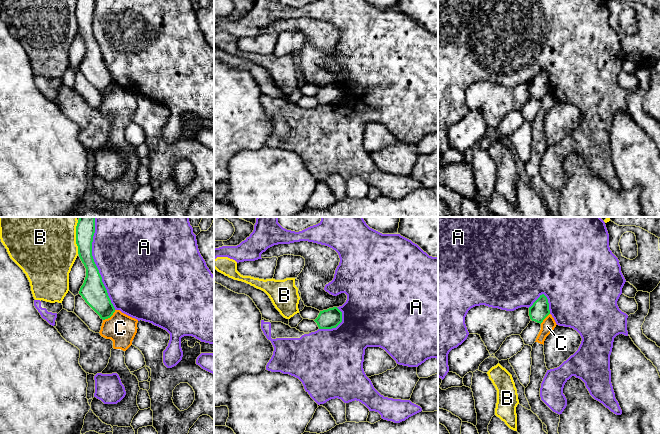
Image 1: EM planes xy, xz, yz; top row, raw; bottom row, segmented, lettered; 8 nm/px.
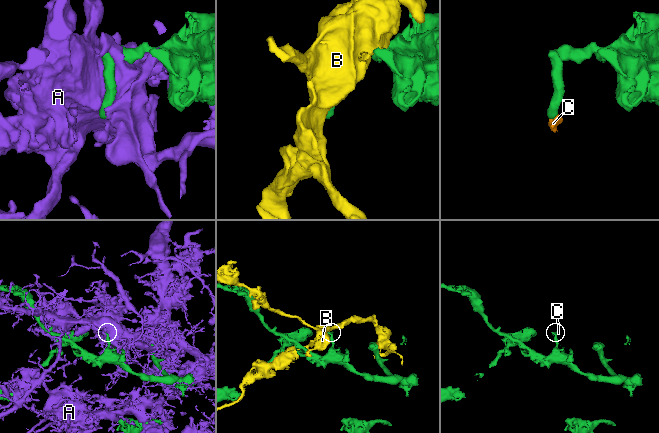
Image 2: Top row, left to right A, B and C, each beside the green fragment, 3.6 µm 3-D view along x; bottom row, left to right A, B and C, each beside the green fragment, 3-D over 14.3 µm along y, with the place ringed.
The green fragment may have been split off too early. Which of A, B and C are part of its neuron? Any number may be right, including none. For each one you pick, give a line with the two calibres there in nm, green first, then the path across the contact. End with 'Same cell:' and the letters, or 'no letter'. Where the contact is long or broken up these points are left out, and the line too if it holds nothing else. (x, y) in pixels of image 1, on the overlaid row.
Same cell: no letter

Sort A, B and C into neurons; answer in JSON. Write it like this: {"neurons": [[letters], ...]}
{"neurons": [["A"], ["B"], ["C"]]}

